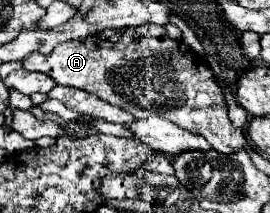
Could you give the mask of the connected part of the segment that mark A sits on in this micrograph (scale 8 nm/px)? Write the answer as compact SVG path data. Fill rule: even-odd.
M160 25L128 27L116 43L96 37L72 39L56 45L48 55L40 51L30 53L22 61L22 67L26 71L46 73L58 85L94 93L102 101L116 105L138 119L160 113L160 117L206 137L206 141L214 149L220 149L220 153L232 155L240 149L252 151L244 133L232 127L228 119L222 91L216 85L210 65L186 43L172 41Z

